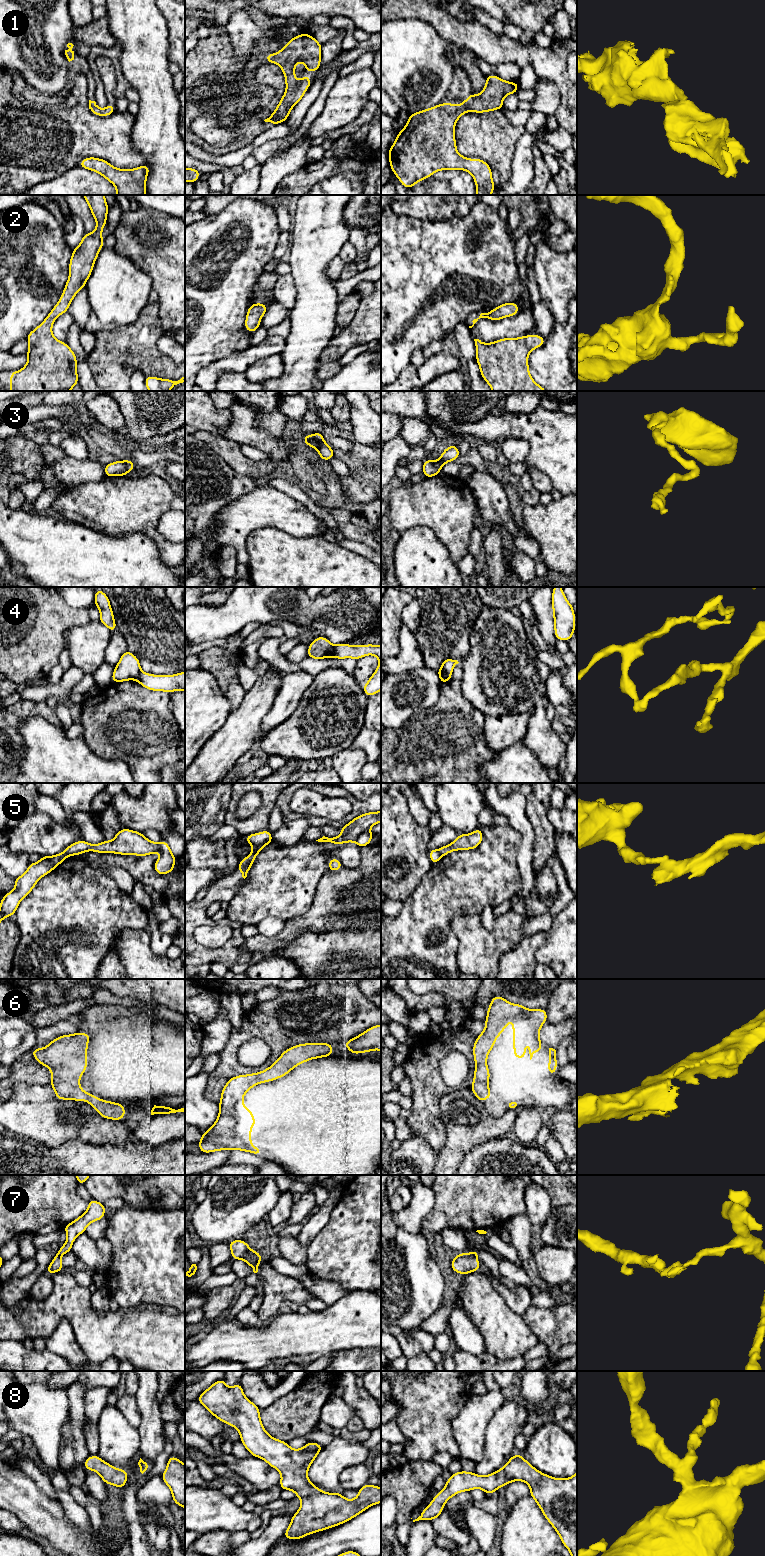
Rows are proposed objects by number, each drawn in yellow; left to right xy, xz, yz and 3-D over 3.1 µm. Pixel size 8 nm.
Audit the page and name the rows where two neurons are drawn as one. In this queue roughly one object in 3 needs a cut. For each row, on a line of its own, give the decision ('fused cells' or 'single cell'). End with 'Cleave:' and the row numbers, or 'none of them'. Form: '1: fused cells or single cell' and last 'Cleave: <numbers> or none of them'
1: single cell
2: single cell
3: fused cells
4: fused cells
5: fused cells
6: single cell
7: fused cells
8: single cell
Cleave: 3, 4, 5, 7

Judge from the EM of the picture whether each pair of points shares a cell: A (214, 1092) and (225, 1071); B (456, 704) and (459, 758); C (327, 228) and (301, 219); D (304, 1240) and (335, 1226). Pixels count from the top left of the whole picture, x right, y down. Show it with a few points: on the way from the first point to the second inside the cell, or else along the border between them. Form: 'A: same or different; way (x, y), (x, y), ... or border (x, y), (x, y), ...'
A: same; way (214, 1087), (220, 1076)
B: same; way (456, 717), (457, 745)
C: same; way (321, 228), (307, 222)
D: different; border (330, 1214), (327, 1223), (305, 1247)

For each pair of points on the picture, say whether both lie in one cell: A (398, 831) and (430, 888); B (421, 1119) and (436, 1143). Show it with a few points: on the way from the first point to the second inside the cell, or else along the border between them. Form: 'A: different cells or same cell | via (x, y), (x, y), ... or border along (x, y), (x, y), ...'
A: different cells | border along (433, 864), (410, 895)
B: same cell | via (427, 1125), (435, 1133), (436, 1137)

